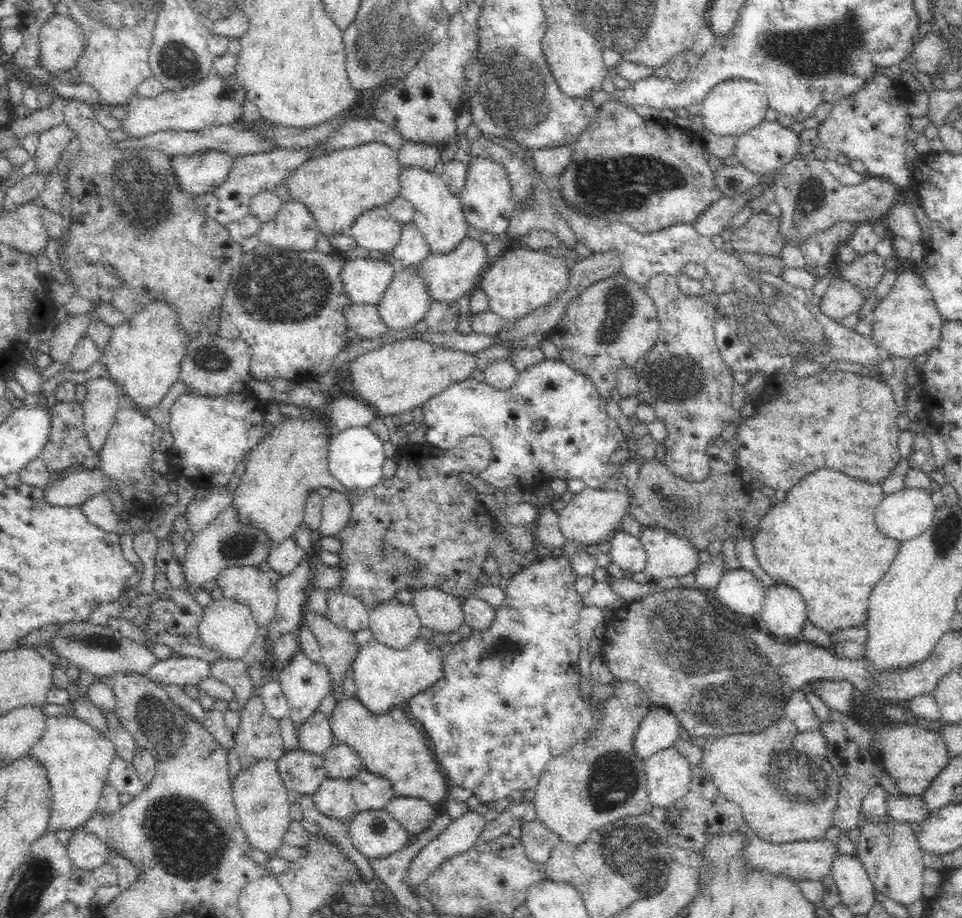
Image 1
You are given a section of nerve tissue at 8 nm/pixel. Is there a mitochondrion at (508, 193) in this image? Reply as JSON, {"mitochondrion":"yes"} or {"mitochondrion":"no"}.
{"mitochondrion":"no"}

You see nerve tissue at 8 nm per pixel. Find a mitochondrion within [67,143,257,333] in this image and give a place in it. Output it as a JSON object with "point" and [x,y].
{"point":[141,193]}

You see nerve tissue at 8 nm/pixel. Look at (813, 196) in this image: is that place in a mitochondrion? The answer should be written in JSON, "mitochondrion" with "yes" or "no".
{"mitochondrion":"yes"}

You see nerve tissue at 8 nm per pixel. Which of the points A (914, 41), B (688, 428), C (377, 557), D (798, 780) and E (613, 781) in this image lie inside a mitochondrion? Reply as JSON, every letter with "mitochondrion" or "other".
{"A":"other","B":"other","C":"mitochondrion","D":"mitochondrion","E":"mitochondrion"}

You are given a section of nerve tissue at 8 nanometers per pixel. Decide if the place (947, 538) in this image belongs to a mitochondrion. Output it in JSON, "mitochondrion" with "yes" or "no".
{"mitochondrion":"yes"}

